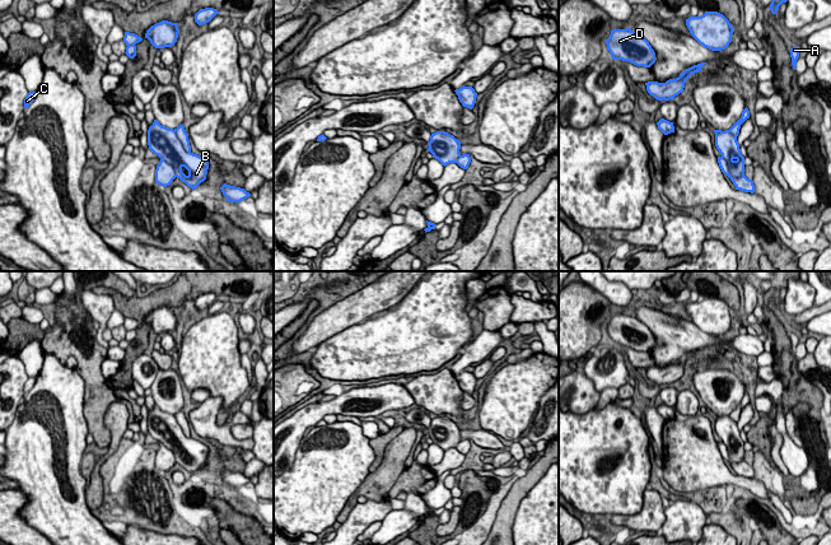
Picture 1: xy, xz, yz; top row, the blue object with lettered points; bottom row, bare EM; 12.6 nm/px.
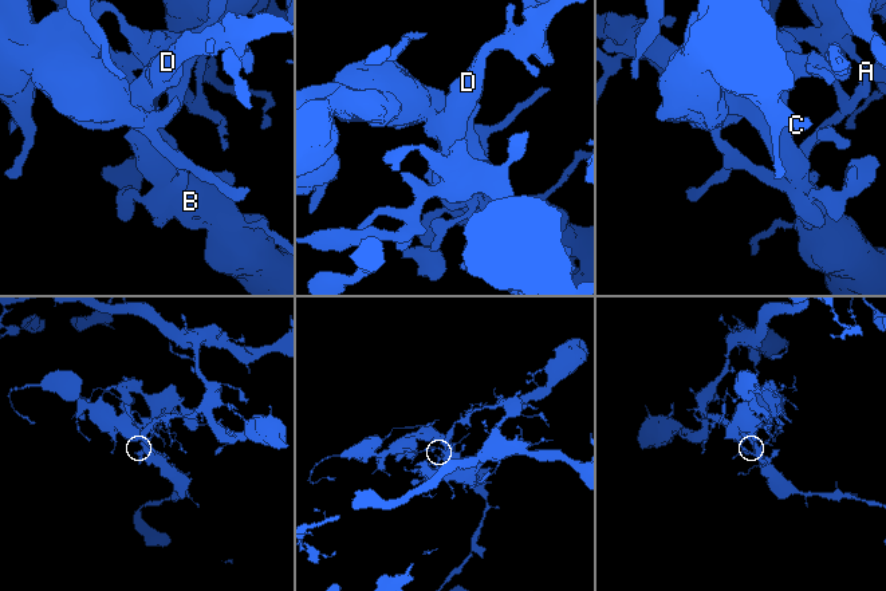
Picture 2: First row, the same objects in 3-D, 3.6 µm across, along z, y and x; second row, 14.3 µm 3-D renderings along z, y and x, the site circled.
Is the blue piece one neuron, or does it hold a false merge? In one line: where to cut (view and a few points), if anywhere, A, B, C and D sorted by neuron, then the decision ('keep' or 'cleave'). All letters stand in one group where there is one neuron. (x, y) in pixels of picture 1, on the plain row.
no cut | A B C D | keep

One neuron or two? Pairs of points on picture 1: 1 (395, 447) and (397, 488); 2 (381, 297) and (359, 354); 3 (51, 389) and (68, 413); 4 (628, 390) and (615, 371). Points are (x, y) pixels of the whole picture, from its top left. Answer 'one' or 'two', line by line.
1: two
2: two
3: one
4: two

